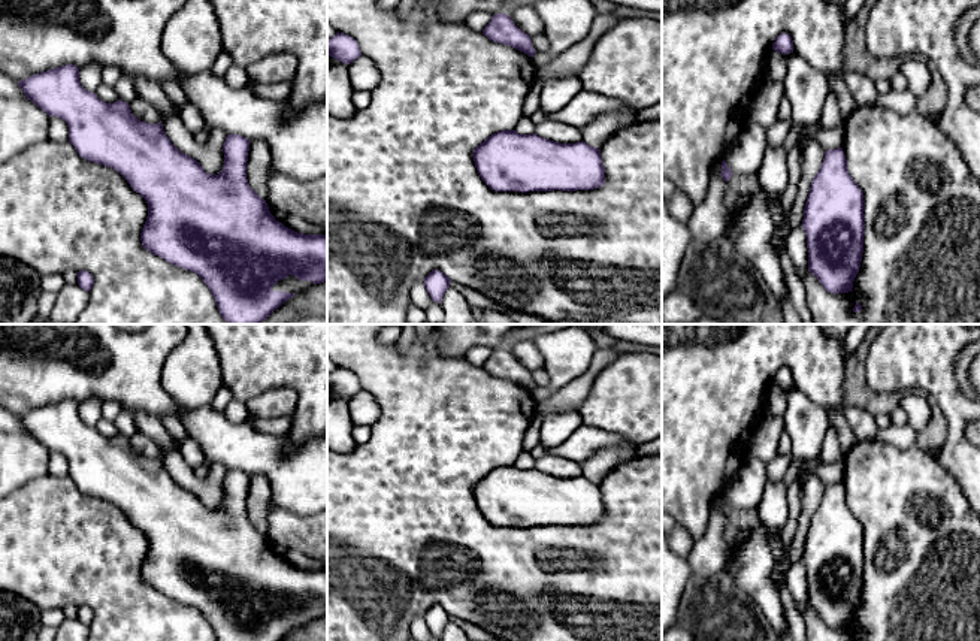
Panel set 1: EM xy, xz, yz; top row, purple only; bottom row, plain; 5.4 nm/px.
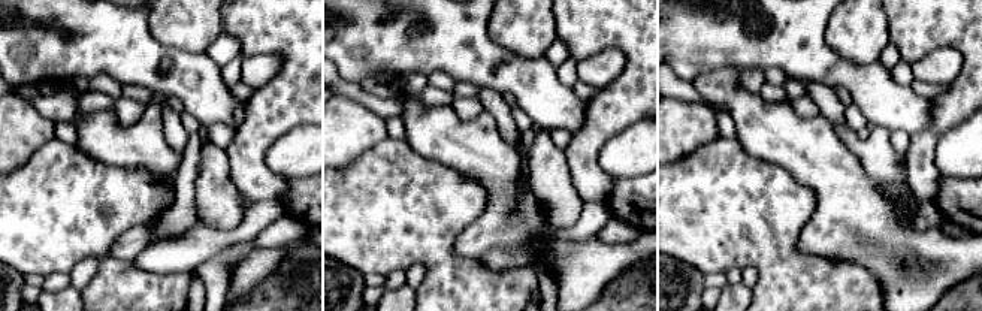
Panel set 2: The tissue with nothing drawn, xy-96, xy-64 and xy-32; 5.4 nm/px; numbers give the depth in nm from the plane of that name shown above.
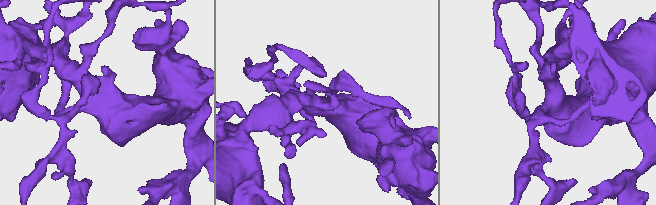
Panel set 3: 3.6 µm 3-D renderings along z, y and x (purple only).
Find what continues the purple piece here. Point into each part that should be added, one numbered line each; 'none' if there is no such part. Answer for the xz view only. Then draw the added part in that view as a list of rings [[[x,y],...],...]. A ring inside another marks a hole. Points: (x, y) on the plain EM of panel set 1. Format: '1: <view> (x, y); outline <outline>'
none

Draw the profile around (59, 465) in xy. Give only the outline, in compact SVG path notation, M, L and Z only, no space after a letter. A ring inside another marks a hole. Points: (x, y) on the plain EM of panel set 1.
M51 451L48 474L54 477L67 477L69 475L69 460L64 454L58 451Z

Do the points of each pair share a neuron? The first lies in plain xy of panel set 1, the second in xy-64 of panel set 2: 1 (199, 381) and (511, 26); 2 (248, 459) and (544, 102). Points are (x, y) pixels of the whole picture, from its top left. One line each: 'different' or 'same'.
1: same
2: same

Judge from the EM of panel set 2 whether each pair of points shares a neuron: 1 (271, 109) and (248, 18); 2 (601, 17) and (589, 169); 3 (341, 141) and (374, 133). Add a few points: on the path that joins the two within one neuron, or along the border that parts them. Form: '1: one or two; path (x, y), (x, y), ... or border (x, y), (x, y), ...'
1: one; path (290, 85), (290, 56), (272, 38)
2: one; path (632, 54), (632, 90), (603, 120), (595, 132)
3: one; path (349, 133), (366, 133)

